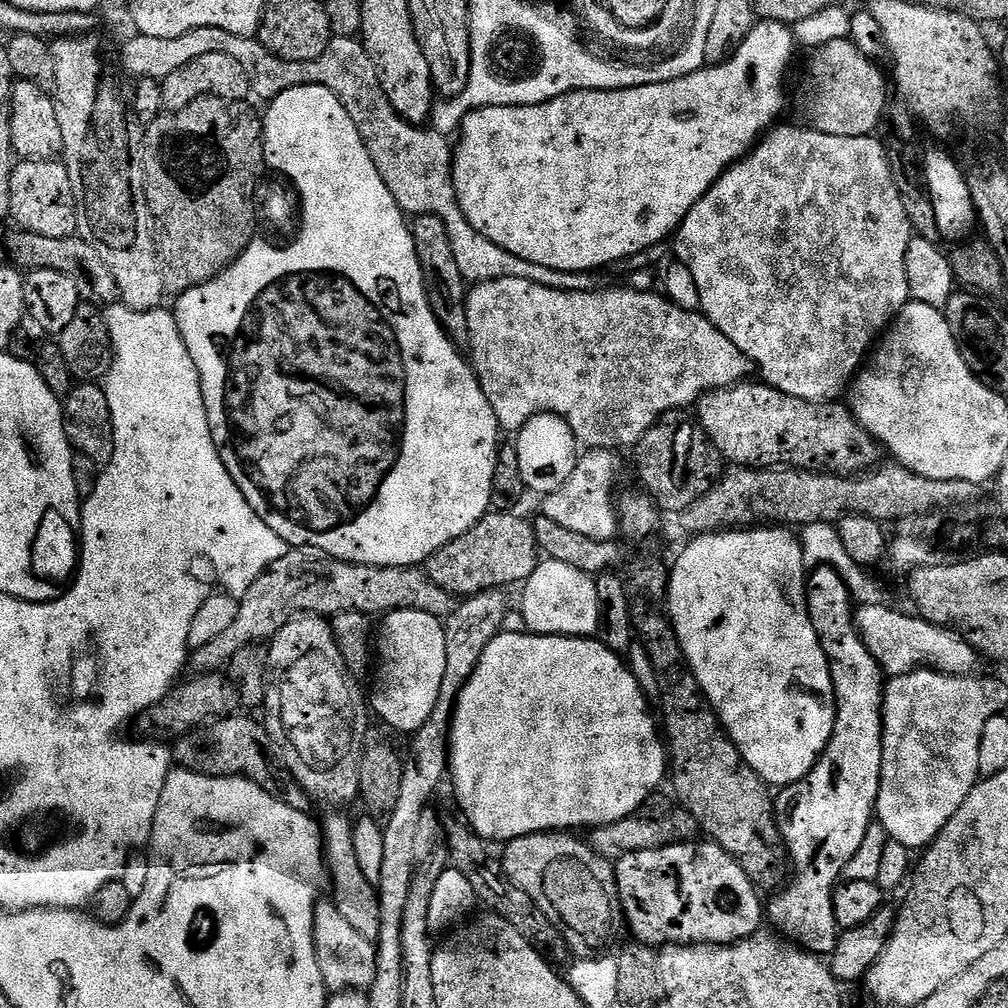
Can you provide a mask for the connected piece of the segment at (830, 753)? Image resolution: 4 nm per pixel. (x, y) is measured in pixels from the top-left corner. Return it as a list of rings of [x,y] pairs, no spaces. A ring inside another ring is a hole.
[[[814,568],[807,573],[806,576],[806,606],[810,614],[810,622],[814,626],[814,630],[818,634],[818,642],[822,646],[822,650],[828,659],[830,666],[830,674],[832,675],[832,689],[836,695],[836,721],[834,722],[834,730],[830,742],[826,746],[826,750],[820,755],[820,760],[813,766],[812,773],[799,780],[797,784],[787,785],[783,789],[784,792],[775,797],[776,802],[776,821],[780,824],[780,833],[788,847],[788,855],[790,857],[791,867],[794,869],[794,875],[787,881],[786,887],[783,890],[777,891],[771,897],[772,900],[767,901],[766,916],[772,919],[772,924],[777,933],[783,939],[801,947],[806,952],[812,953],[813,956],[821,958],[831,957],[834,946],[836,945],[836,938],[838,935],[838,925],[836,922],[836,915],[834,914],[833,895],[841,883],[844,868],[850,862],[850,858],[854,858],[854,854],[858,854],[858,848],[862,846],[862,840],[866,838],[866,830],[874,822],[874,813],[876,810],[876,799],[879,796],[880,775],[882,774],[882,742],[883,742],[883,716],[884,716],[884,692],[886,685],[886,673],[884,673],[878,666],[878,662],[874,658],[874,654],[870,654],[870,650],[864,645],[864,639],[860,637],[860,631],[856,628],[856,617],[854,615],[854,601],[851,593],[848,592],[848,587],[844,579],[836,572],[834,568]]]

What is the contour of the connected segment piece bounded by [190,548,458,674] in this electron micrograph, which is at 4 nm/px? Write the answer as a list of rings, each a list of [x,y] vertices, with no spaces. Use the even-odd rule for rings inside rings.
[[[292,548],[260,575],[254,582],[254,586],[250,586],[250,590],[246,590],[246,594],[239,597],[239,602],[238,618],[234,618],[234,623],[220,637],[214,638],[214,642],[210,642],[210,646],[202,646],[191,653],[190,668],[193,668],[191,670],[193,673],[203,674],[227,669],[234,654],[238,654],[238,650],[251,644],[260,646],[271,641],[272,637],[278,634],[278,630],[282,630],[282,626],[295,620],[298,614],[334,618],[343,612],[387,614],[398,610],[422,610],[431,616],[447,618],[456,609],[458,600],[446,590],[442,590],[442,586],[435,584],[428,576],[427,571],[420,566],[395,568],[394,566],[351,564],[345,560],[335,560],[333,556],[327,556],[325,552],[317,548]]]

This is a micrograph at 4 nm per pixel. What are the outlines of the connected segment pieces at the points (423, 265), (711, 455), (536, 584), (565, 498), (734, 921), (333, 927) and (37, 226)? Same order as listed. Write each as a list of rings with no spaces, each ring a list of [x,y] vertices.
[[[422,215],[415,217],[410,227],[432,313],[438,318],[457,347],[467,347],[469,345],[469,319],[466,318],[464,306],[467,300],[468,283],[462,278],[458,262],[454,259],[445,223],[436,215]]]
[[[677,410],[662,414],[658,418],[658,422],[654,422],[654,426],[650,426],[650,430],[646,430],[646,434],[634,448],[636,472],[640,475],[641,482],[644,483],[641,484],[643,491],[647,492],[665,513],[683,514],[692,503],[698,498],[702,498],[702,494],[706,494],[713,488],[726,468],[724,457],[710,442],[699,419],[694,418],[693,413],[691,416],[690,413],[691,411],[688,410]]]
[[[541,559],[540,564],[522,585],[524,597],[520,600],[520,612],[524,615],[523,627],[537,636],[582,636],[592,638],[599,633],[600,611],[596,581],[566,562]]]
[[[610,448],[585,451],[577,459],[574,474],[570,474],[570,478],[566,478],[566,482],[562,482],[558,490],[543,497],[542,514],[546,518],[554,518],[558,526],[567,526],[578,534],[586,534],[586,538],[613,539],[618,532],[618,504],[614,493],[617,491],[616,479],[620,476],[620,456],[619,451]]]
[[[711,842],[672,844],[669,848],[659,848],[653,852],[628,852],[621,860],[615,861],[616,885],[620,891],[620,904],[624,907],[624,915],[626,917],[627,927],[630,932],[637,936],[639,943],[644,946],[703,946],[713,944],[715,946],[725,946],[734,944],[737,940],[747,940],[748,937],[757,935],[760,924],[760,916],[762,920],[762,899],[761,893],[747,874],[742,870],[742,866],[738,866],[738,862],[734,862],[734,858],[730,858],[730,854],[726,854],[726,850],[722,850],[722,846]]]
[[[324,898],[313,910],[312,937],[314,938],[314,958],[318,962],[318,974],[322,974],[322,982],[329,993],[351,992],[371,988],[376,977],[376,946],[373,941],[362,938],[348,922],[338,914],[336,905],[331,899]]]
[[[20,160],[14,174],[10,178],[11,219],[20,223],[19,227],[26,232],[33,232],[46,238],[66,238],[77,235],[76,231],[76,199],[74,186],[70,182],[68,165],[55,160]]]

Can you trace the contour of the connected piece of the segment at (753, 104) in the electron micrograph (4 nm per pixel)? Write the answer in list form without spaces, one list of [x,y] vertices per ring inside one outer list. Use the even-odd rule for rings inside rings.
[[[760,20],[749,31],[748,36],[738,46],[728,60],[721,64],[709,64],[698,69],[694,74],[674,78],[670,82],[658,82],[650,86],[634,86],[626,90],[582,90],[567,92],[553,100],[543,102],[502,102],[493,108],[473,108],[464,118],[458,129],[460,145],[454,148],[452,162],[452,181],[466,214],[466,222],[490,238],[494,246],[502,246],[510,254],[538,266],[546,266],[555,272],[595,273],[595,268],[604,268],[607,264],[619,265],[622,260],[629,260],[634,254],[646,252],[655,244],[664,244],[690,214],[690,210],[714,186],[714,182],[731,164],[748,155],[756,146],[761,135],[781,119],[784,112],[784,79],[788,76],[788,67],[792,64],[792,55],[798,51],[793,29],[786,24]]]

